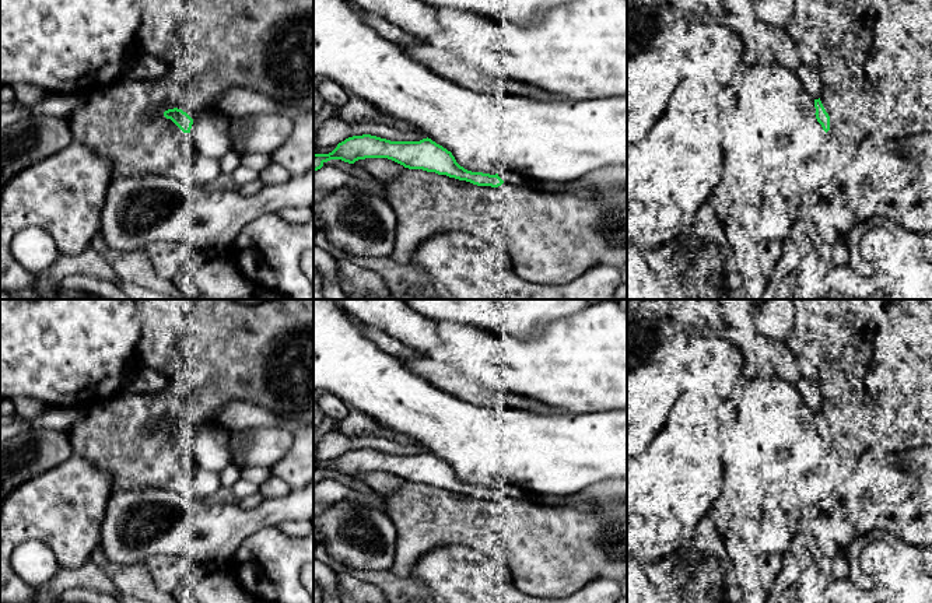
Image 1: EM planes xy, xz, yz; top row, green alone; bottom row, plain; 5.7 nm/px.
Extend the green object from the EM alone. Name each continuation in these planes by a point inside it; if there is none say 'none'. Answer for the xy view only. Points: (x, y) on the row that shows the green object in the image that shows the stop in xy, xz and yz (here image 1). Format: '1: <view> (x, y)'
1: xy (209, 132)

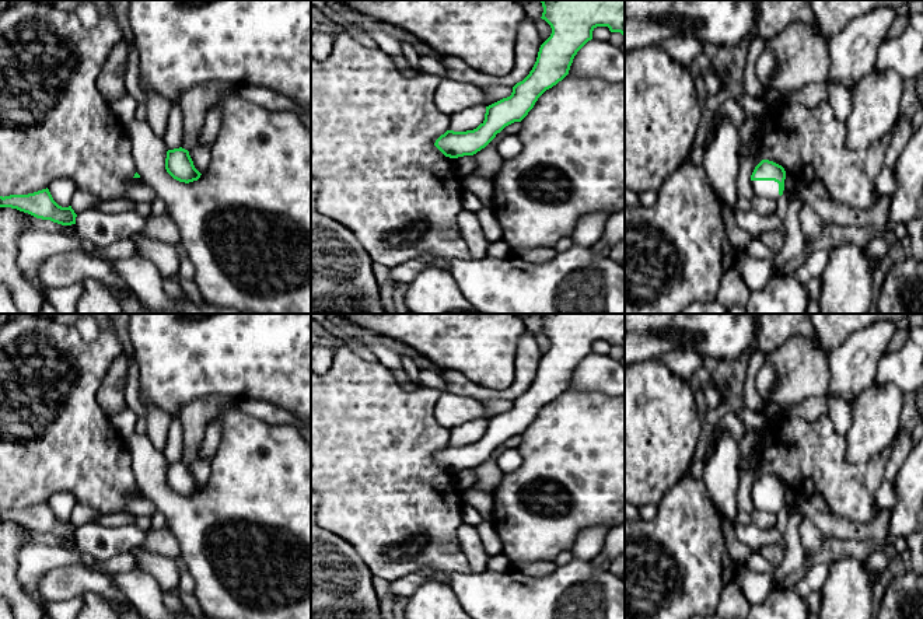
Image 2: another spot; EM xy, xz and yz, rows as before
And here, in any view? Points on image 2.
1: yz (769, 189)

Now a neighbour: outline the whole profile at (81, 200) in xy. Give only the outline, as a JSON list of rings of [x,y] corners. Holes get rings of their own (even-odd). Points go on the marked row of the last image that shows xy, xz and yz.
[[[77,189],[71,197],[71,209],[76,214],[83,213],[84,210],[90,210],[94,206],[99,204],[104,199],[94,196],[88,192]]]

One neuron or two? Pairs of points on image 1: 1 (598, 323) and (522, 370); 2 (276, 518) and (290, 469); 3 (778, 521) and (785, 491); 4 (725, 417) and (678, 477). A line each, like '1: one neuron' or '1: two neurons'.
1: one neuron
2: two neurons
3: two neurons
4: two neurons

